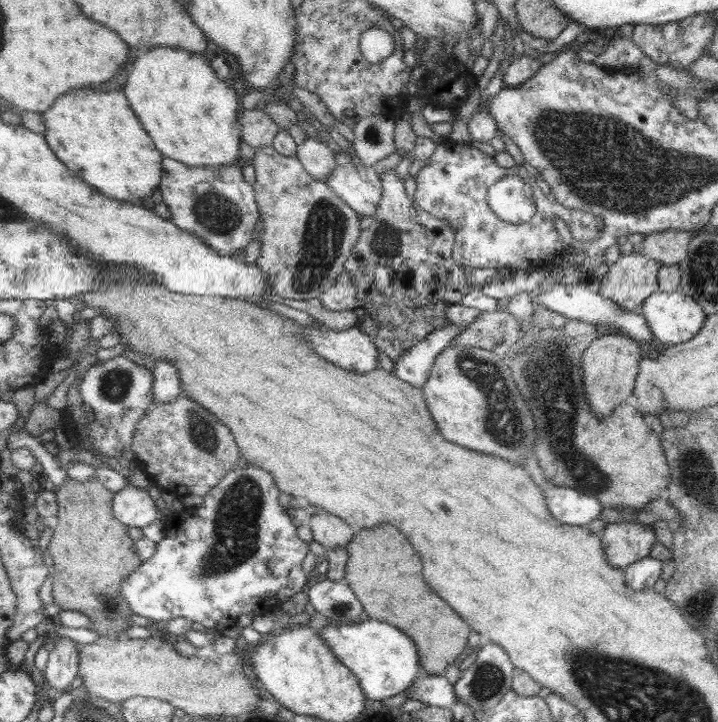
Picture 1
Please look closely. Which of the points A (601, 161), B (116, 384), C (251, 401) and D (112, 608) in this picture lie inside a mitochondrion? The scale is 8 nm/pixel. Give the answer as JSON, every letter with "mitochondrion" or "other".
{"A":"mitochondrion","B":"mitochondrion","C":"other","D":"mitochondrion"}

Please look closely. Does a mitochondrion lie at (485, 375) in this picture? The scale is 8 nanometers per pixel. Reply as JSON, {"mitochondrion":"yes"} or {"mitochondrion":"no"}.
{"mitochondrion":"yes"}

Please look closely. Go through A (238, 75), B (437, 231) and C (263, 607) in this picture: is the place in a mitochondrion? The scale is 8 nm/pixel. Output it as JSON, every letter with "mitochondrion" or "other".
{"A":"other","B":"other","C":"other"}

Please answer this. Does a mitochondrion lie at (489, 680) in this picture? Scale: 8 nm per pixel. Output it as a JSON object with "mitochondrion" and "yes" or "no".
{"mitochondrion":"yes"}

